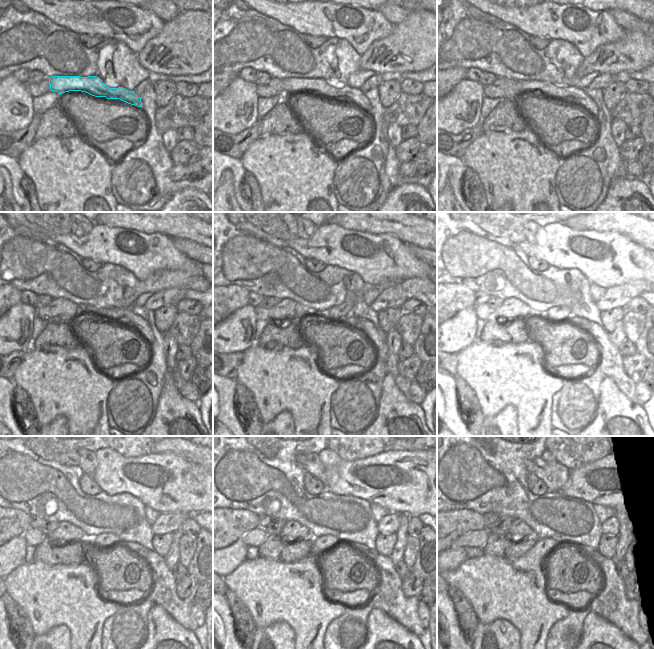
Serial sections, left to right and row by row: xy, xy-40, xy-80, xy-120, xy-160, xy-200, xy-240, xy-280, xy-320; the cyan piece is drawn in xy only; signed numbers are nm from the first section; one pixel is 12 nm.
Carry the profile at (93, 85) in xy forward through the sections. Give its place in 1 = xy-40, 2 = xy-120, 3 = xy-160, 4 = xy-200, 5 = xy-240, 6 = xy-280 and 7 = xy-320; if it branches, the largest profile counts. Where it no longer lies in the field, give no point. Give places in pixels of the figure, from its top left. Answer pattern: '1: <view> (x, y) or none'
1: xy-40 (292, 84)
2: xy-120 (139, 325)
3: xy-160 (367, 328)
4: xy-200 (610, 360)
5: xy-240 (164, 583)
6: xy-280 (389, 583)
7: xy-320 (612, 589)

